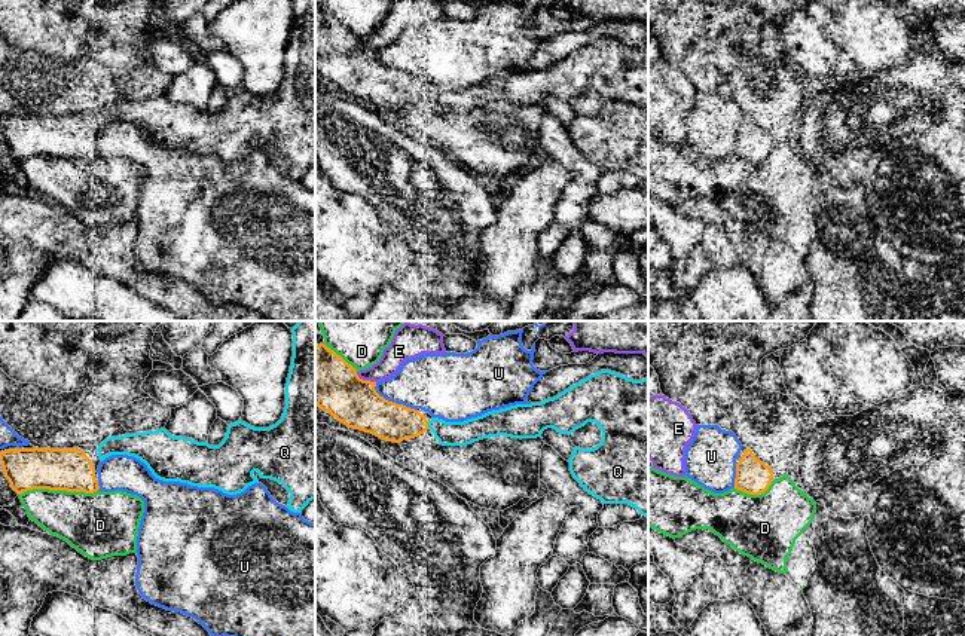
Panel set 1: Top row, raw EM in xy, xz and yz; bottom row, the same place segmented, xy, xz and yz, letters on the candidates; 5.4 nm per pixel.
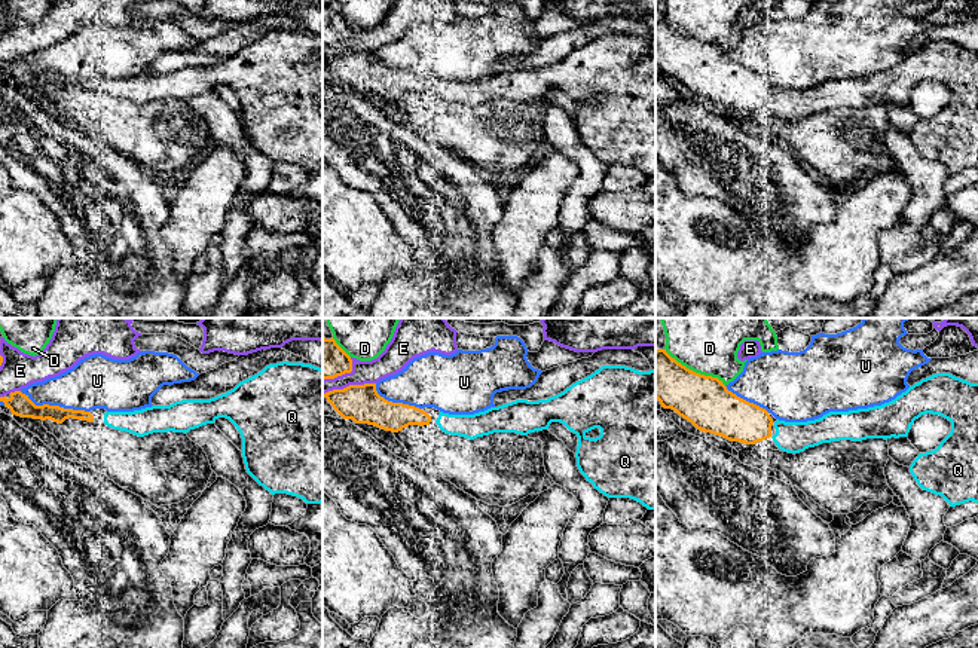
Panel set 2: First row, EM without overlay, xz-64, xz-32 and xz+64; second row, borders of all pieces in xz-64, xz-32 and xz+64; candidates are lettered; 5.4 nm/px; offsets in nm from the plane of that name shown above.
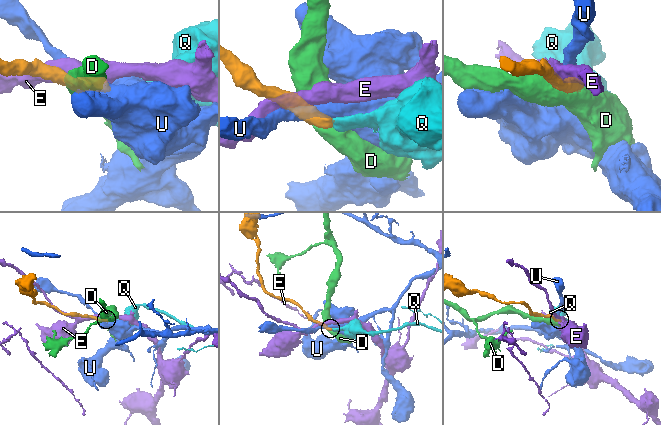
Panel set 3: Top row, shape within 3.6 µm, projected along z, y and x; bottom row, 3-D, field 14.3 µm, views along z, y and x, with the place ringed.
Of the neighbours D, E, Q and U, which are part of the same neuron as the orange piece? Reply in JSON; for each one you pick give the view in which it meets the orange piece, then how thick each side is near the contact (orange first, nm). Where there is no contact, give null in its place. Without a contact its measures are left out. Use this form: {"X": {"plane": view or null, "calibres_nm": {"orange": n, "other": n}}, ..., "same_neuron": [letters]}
{"Q": {"plane": "xz", "calibres_nm": {"orange": 220, "other": 130}}, "same_neuron": ["Q"]}

